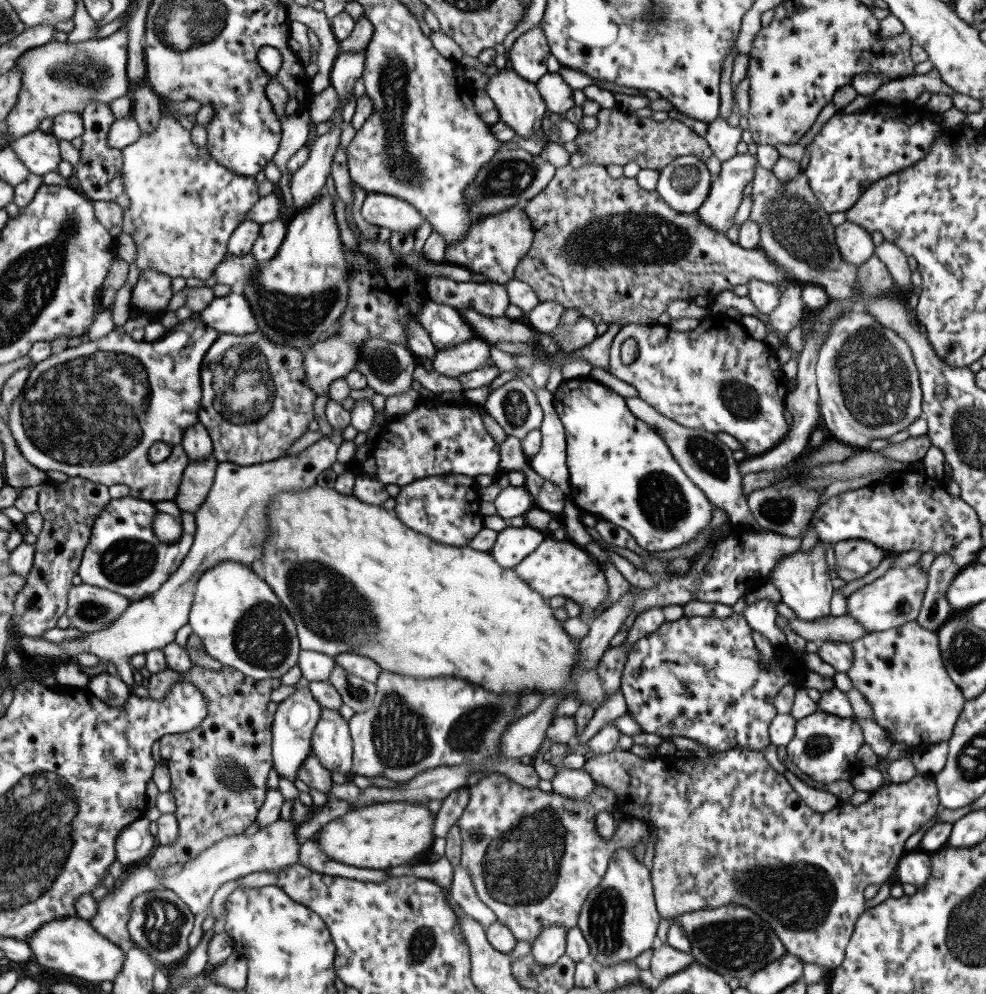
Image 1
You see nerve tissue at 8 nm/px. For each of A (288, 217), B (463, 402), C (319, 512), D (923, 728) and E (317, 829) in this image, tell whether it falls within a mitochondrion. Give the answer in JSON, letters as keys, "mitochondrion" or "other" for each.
{"A":"other","B":"other","C":"other","D":"other","E":"other"}

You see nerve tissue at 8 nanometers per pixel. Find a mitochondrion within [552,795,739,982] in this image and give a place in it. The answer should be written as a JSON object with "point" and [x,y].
{"point":[605,914]}

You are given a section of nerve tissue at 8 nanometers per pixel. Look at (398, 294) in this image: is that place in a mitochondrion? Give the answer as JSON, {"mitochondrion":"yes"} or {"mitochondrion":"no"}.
{"mitochondrion":"no"}

